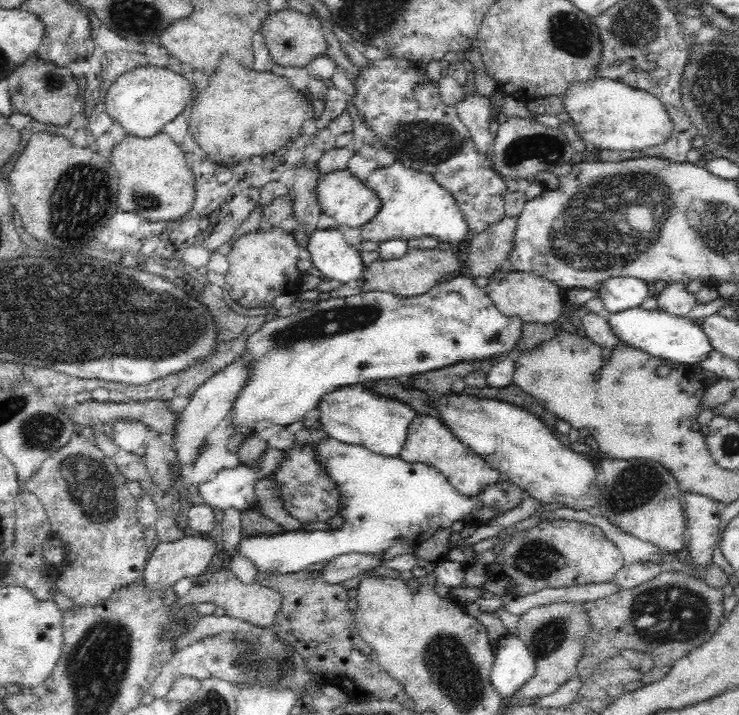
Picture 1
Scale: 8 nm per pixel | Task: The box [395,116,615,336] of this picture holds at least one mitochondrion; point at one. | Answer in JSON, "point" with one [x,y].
{"point":[544,149]}

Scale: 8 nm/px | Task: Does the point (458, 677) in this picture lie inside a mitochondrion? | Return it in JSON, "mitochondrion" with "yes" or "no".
{"mitochondrion":"yes"}

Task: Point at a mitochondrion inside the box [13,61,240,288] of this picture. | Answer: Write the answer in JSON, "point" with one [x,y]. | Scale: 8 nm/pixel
{"point":[91,182]}

